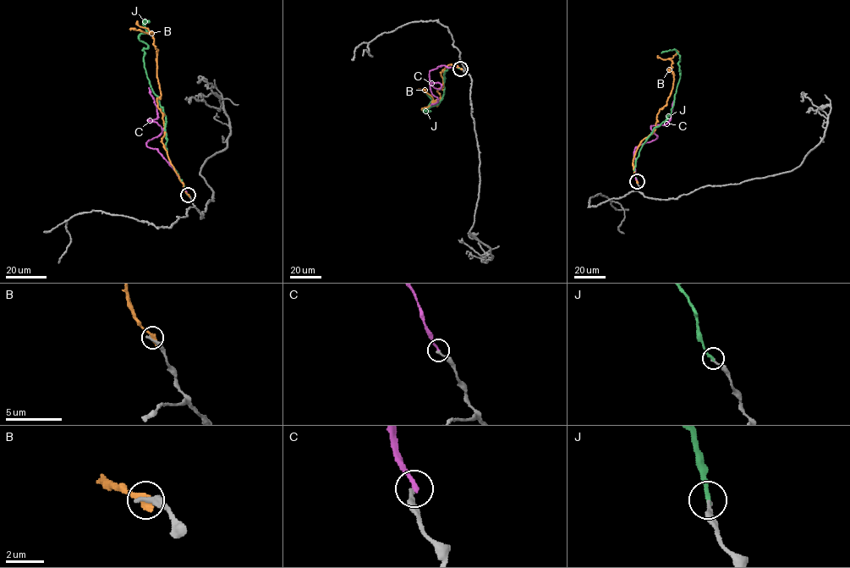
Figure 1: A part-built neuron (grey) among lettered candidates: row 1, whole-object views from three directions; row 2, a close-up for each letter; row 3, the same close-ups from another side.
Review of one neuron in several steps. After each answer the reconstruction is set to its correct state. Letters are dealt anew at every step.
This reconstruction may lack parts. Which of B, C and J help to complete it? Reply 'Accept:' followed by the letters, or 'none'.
Accept: J

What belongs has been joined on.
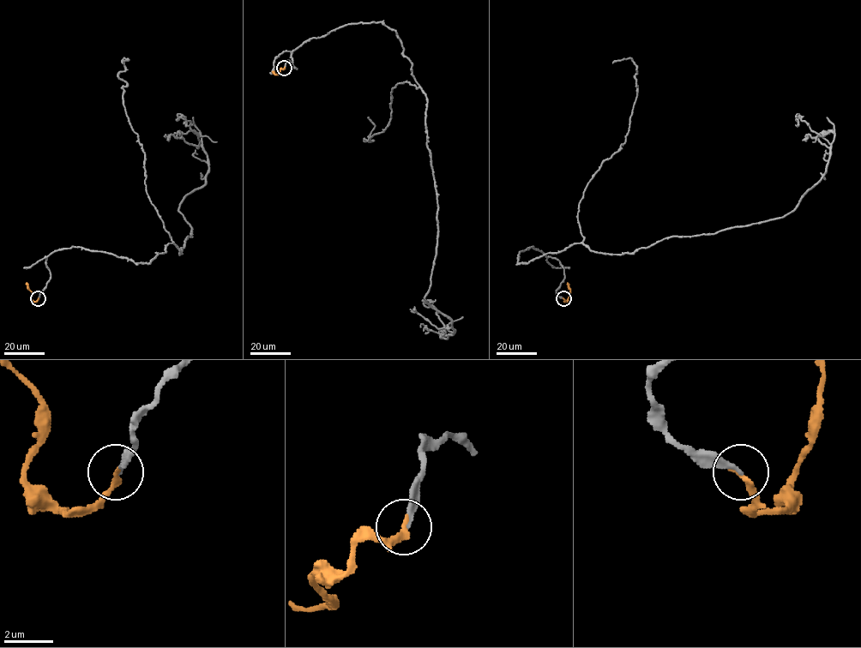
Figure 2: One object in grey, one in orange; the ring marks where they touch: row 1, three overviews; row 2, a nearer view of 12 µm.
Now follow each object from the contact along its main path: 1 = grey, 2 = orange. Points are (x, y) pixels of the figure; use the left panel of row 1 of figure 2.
1: (39, 298), (53, 251), (181, 253), (179, 205), (208, 165), (177, 116), (189, 124)
2: (38, 298), (35, 302), (31, 299), (32, 292), (27, 282)

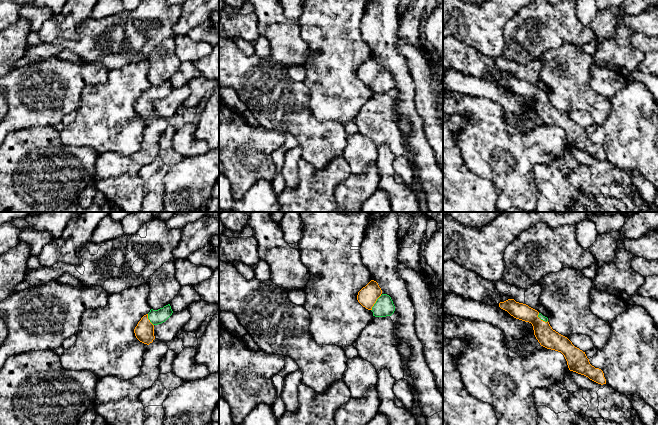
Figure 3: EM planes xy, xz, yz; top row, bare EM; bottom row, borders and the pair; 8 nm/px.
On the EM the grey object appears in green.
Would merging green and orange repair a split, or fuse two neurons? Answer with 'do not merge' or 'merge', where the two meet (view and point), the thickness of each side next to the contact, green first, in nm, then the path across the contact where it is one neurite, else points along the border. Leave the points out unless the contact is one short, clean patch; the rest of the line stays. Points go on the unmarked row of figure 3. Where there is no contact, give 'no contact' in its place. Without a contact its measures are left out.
merge; meets green in xz at (375, 79); 150 nm thick on the green side, 160 nm on the other

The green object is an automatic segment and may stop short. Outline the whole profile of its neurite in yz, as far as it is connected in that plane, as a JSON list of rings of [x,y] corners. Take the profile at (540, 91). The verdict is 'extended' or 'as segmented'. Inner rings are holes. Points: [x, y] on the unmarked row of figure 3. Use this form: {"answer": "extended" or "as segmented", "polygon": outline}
{"answer": "extended", "polygon": [[[514,75],[500,78],[499,83],[514,94],[531,99],[534,111],[540,121],[561,128],[570,147],[584,151],[598,160],[606,160],[603,147],[592,142],[585,128],[575,123],[567,113],[553,106],[547,93],[526,80],[516,78]]]}

